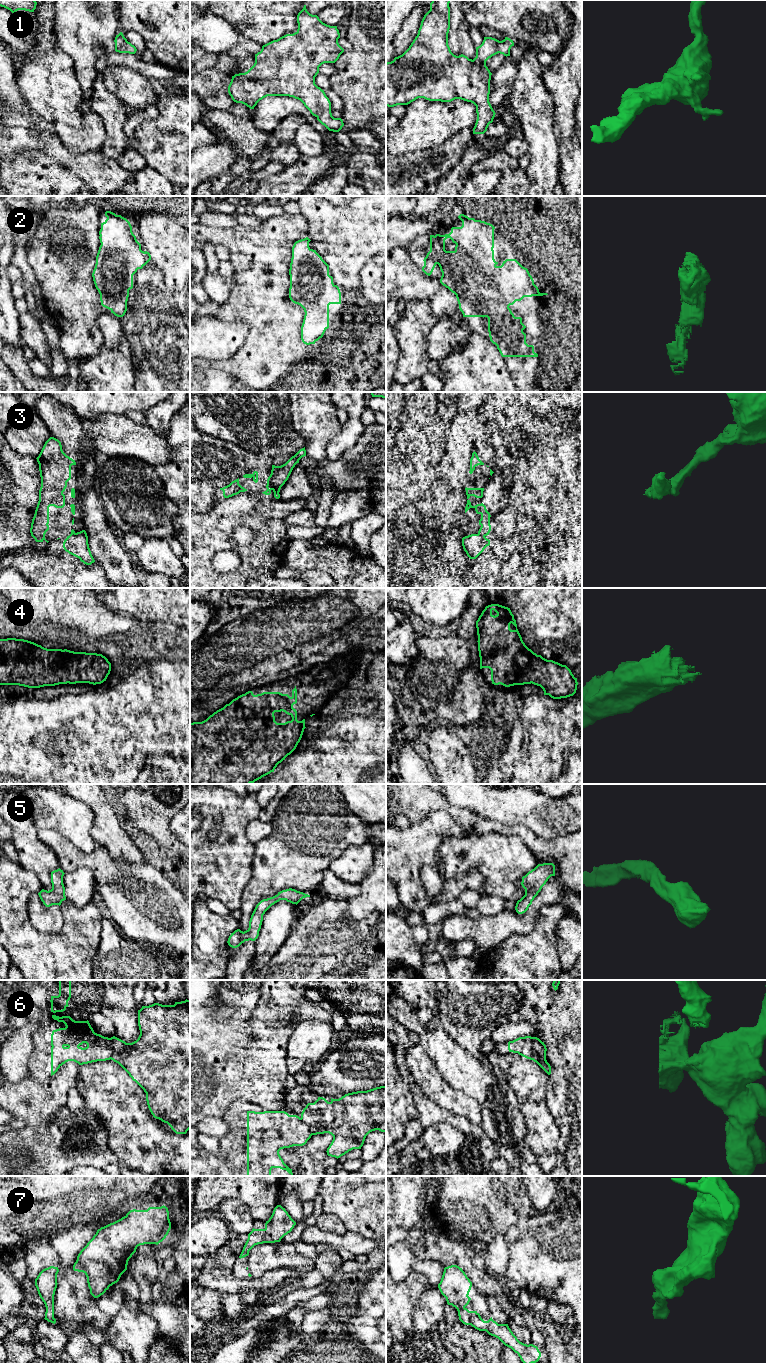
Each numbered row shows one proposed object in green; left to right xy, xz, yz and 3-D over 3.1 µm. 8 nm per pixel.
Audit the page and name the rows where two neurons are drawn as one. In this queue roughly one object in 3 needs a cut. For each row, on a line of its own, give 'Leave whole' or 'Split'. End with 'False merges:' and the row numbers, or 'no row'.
1: Leave whole
2: Leave whole
3: Split
4: Leave whole
5: Leave whole
6: Split
7: Leave whole
False merges: 3, 6

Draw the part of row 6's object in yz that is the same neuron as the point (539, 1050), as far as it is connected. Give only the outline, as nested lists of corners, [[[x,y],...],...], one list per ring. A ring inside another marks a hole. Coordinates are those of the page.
[[[534,1037],[533,1040],[534,1040],[533,1055],[541,1060],[546,1060],[547,1051],[546,1045],[537,1037]]]

